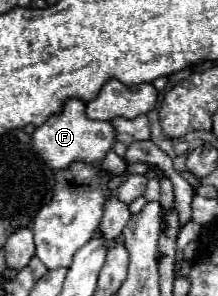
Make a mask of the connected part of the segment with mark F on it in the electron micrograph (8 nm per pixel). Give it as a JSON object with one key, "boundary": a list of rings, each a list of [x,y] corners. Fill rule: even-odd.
{"boundary":[[[69,98],[59,114],[47,118],[43,126],[39,126],[33,134],[33,146],[45,160],[45,164],[53,170],[67,168],[75,160],[83,162],[101,162],[105,154],[111,150],[115,142],[115,130],[111,122],[89,120],[85,114],[85,102],[77,98]]]}

